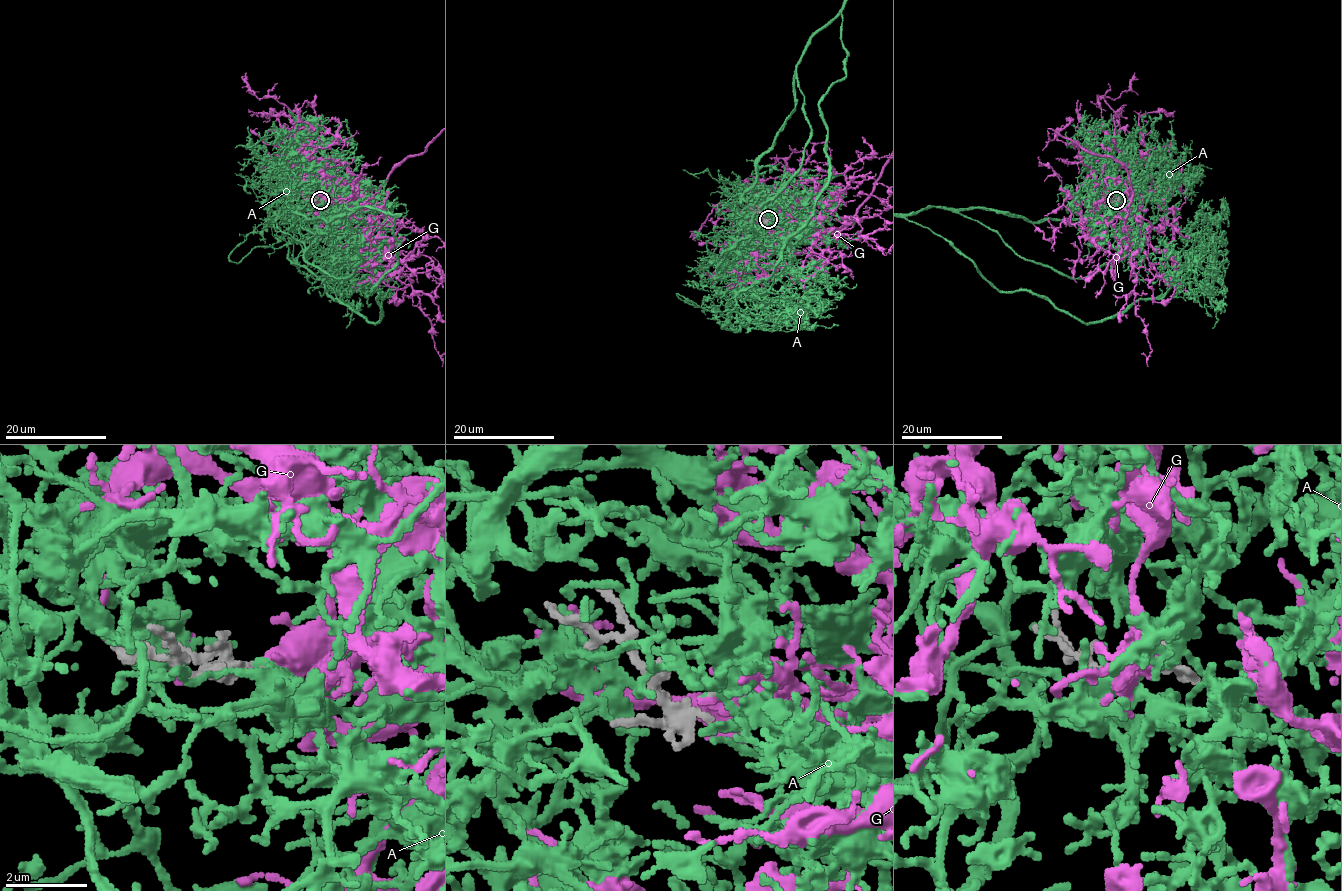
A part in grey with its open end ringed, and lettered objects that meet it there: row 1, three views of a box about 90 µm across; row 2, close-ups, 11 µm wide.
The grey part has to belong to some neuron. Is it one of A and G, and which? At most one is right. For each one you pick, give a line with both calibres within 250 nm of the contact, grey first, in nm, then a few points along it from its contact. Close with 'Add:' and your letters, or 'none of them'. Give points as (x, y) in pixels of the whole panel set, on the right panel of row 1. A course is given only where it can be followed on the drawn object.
A: 120 nm thick on the grey side, 240 nm on the other
Add: A

